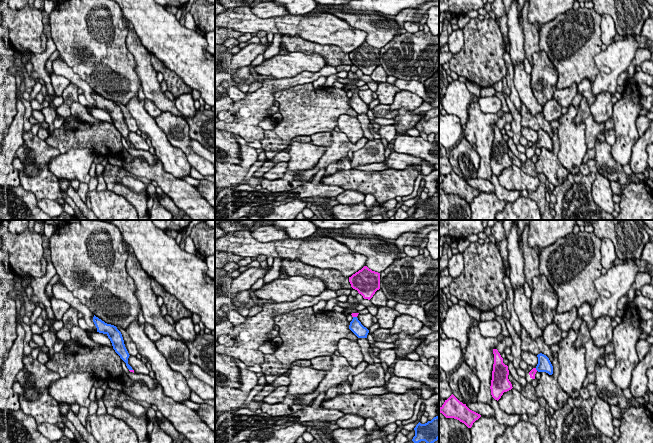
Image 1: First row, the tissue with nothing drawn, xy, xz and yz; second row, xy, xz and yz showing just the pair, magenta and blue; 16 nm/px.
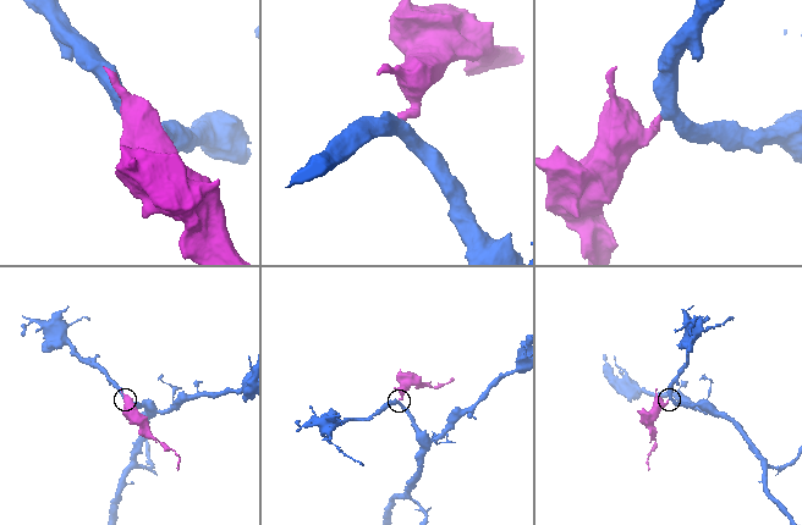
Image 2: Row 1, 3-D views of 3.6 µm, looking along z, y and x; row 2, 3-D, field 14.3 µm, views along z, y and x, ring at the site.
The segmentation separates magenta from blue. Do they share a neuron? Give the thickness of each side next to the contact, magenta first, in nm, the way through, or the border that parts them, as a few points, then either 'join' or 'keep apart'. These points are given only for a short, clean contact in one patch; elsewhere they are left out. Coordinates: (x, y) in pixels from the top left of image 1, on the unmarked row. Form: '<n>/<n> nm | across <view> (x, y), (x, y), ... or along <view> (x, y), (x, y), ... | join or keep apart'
30/120 nm | across xy (129, 146), (131, 146), (125, 136), (125, 132) | join

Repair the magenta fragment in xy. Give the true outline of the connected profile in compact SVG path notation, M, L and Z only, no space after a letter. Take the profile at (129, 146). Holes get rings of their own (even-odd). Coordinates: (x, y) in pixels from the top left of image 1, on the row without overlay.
M94 91L93 98L97 104L97 108L106 110L110 115L113 125L120 132L120 134L126 139L130 148L134 149L132 143L128 140L129 129L125 123L124 116L121 108L116 102L107 100Z

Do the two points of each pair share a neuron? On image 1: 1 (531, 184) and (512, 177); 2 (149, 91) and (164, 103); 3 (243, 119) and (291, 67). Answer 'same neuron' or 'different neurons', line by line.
1: same neuron
2: same neuron
3: different neurons

